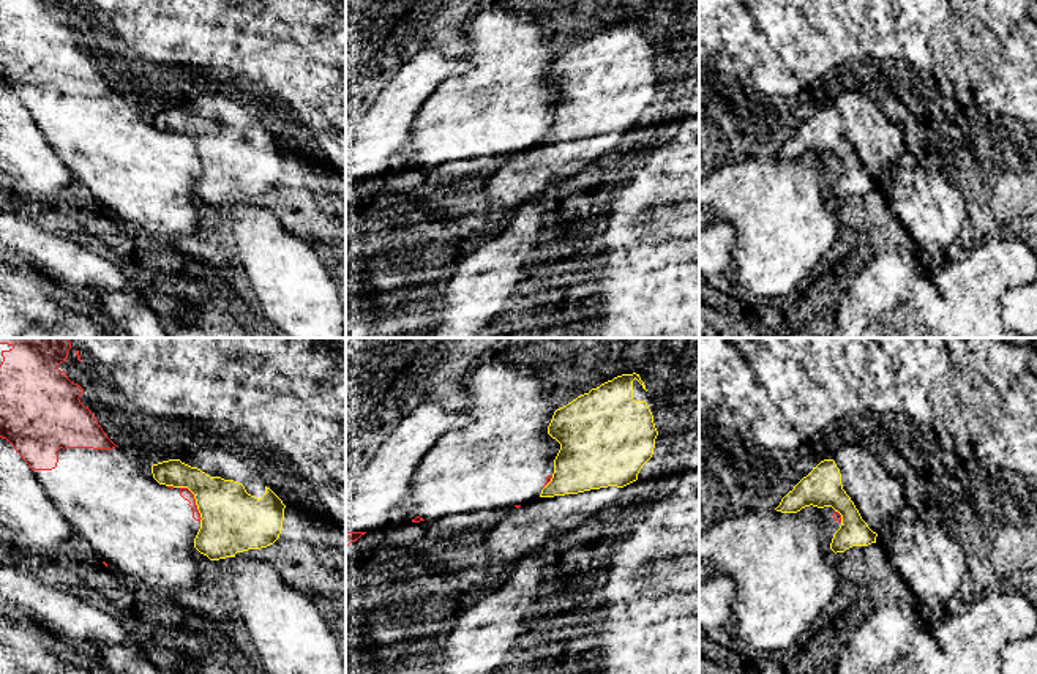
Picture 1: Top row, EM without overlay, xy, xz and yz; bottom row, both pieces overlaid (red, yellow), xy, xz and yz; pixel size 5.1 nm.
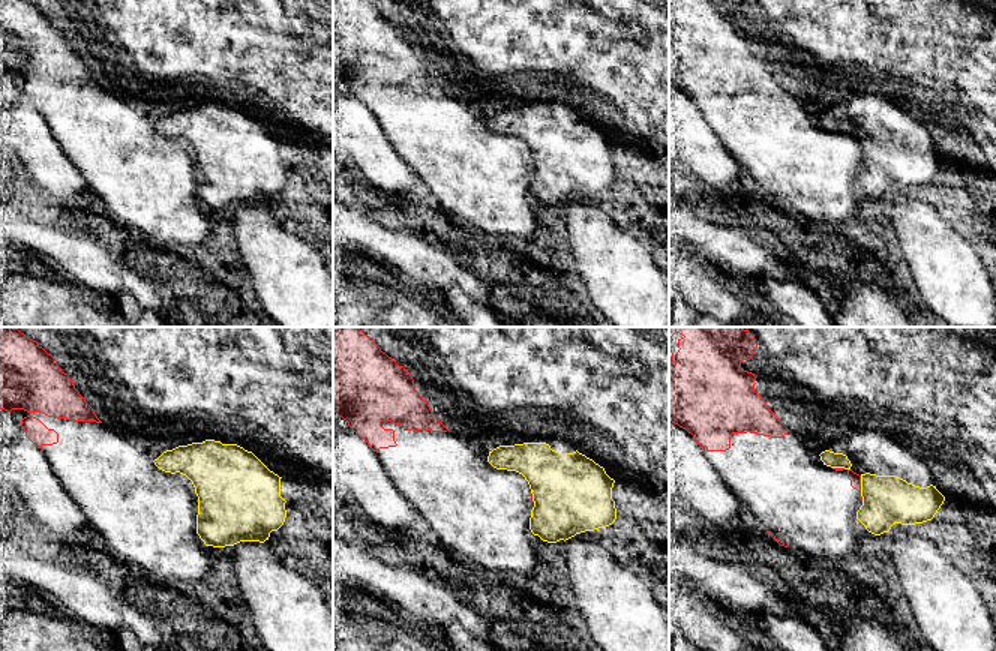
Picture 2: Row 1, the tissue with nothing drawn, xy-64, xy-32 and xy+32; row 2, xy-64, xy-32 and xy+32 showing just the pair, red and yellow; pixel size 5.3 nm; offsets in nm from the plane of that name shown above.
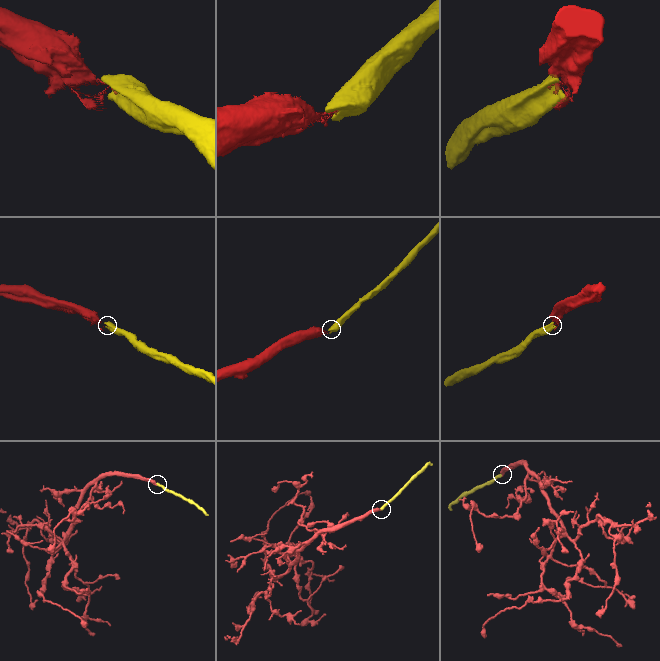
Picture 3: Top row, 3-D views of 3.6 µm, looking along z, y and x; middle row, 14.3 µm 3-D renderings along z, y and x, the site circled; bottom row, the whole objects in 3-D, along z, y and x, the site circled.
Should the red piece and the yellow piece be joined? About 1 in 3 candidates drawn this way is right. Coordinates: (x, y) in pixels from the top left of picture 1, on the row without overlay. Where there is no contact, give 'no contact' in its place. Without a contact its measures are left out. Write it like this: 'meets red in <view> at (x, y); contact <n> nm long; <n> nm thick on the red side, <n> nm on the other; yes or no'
meets red in xy at (194, 149); contact 220 nm long; 60 nm thick on the red side, 320 nm on the other; no

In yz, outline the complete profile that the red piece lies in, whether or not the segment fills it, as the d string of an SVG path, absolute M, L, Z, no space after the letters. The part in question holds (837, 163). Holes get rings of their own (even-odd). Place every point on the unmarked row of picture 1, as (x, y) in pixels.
M832 153L797 159L769 156L728 164L699 182L699 207L734 227L731 278L748 301L772 305L792 295L819 259L833 246L840 221L830 196L841 161Z

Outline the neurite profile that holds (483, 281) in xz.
M548 196L524 202L508 224L455 264L442 303L442 320L425 338L477 338L516 292L548 215Z

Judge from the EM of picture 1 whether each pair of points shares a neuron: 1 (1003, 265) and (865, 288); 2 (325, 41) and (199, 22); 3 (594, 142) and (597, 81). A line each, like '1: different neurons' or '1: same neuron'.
1: same neuron
2: same neuron
3: same neuron

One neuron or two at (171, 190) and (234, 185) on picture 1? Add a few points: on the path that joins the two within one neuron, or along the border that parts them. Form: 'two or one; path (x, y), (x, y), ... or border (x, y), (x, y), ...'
two; border (201, 169), (193, 193)

